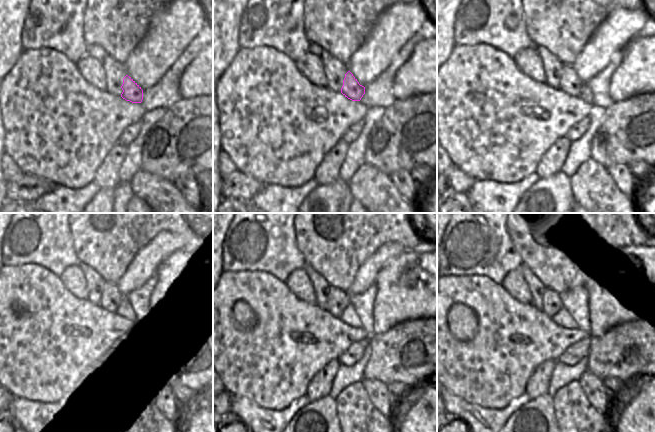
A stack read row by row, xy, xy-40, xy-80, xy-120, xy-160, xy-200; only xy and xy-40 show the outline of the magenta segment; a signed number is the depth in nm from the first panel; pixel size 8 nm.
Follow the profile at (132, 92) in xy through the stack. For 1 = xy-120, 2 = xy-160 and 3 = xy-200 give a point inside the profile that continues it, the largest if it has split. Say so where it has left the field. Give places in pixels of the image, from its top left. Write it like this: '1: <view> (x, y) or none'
1: xy-120 (111, 298)
2: xy-160 (337, 300)
3: xy-200 (552, 303)

